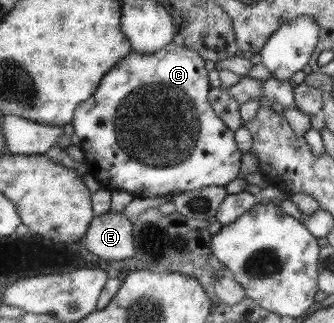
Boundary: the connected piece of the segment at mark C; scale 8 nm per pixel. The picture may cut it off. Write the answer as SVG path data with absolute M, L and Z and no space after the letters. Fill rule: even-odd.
M174 39L167 43L163 48L156 50L154 53L138 53L133 50L129 51L111 70L107 71L98 88L93 95L83 103L78 103L75 107L74 116L70 120L73 127L73 135L77 136L79 144L77 146L83 151L84 160L82 169L87 171L103 189L109 191L122 190L128 192L134 198L153 198L155 196L175 196L182 192L205 188L206 186L225 187L231 180L235 180L239 173L239 150L235 148L233 134L226 127L225 122L217 115L214 107L210 104L211 90L211 72L207 72L207 60L203 60L195 49L187 47Z

